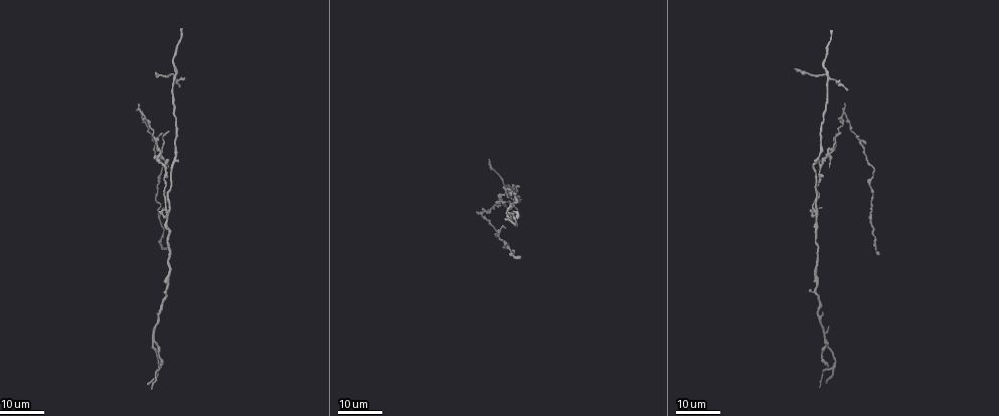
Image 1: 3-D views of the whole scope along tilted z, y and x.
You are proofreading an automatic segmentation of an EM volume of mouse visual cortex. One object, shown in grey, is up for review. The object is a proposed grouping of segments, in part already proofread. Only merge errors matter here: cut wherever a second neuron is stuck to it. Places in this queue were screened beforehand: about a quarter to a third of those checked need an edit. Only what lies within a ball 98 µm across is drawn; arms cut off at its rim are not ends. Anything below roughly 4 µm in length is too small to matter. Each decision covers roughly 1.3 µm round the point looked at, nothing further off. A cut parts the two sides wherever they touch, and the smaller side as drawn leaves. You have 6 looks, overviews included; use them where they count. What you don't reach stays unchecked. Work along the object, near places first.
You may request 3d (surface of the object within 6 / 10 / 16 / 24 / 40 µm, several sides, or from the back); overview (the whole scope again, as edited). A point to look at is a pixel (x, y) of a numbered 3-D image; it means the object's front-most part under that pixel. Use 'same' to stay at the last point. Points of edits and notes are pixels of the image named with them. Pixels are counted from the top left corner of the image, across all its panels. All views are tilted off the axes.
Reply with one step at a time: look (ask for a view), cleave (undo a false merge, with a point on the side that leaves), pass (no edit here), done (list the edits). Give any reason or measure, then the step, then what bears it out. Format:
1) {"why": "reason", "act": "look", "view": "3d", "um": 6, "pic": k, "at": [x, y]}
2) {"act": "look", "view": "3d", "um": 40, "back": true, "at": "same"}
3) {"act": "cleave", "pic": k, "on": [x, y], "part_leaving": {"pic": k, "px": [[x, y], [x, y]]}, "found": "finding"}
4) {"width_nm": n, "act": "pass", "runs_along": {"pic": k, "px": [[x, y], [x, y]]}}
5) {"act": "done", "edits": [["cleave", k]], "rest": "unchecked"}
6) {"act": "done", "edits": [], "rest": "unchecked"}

{"why": "four or more arms meet", "act": "look", "view": "3d", "um": 16, "pic": 1, "at": [828, 75]}

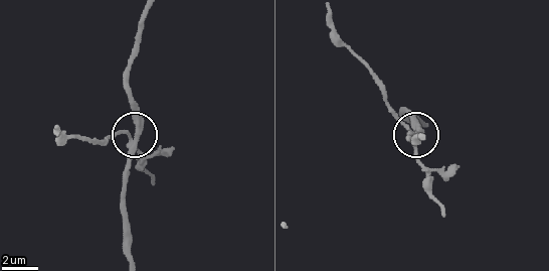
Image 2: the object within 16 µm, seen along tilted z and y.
{"act": "look", "view": "3d", "um": 6, "pic": 2, "at": [134, 135]}

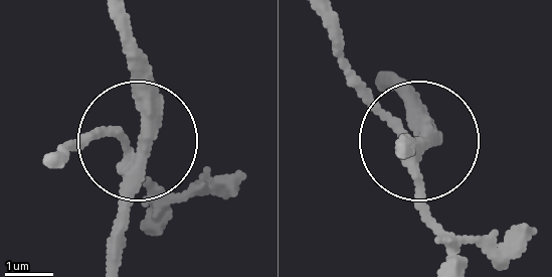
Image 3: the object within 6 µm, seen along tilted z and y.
{"width_nm": 310, "act": "cleave", "pic": 3, "on": [434, 226], "part_leaving": {"pic": 3, "px": [[128, 159], [103, 131], [64, 151]]}, "found": "two neurons meet here"}

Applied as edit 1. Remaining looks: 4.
{"act": "look", "view": "overview"}

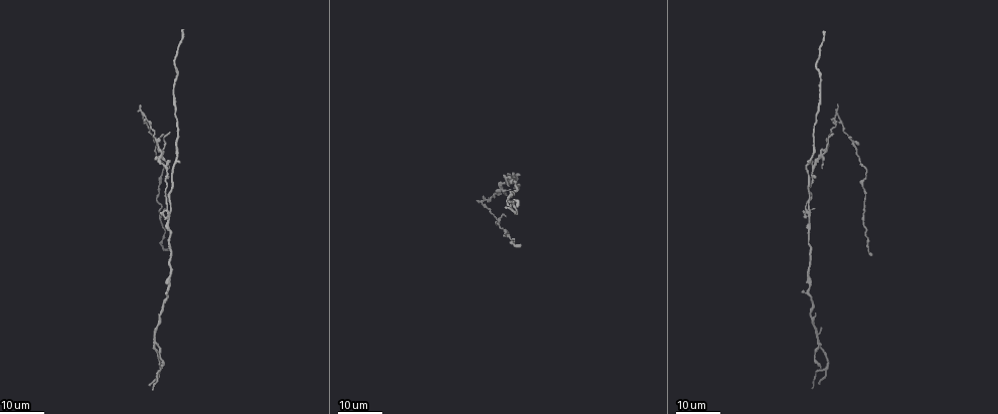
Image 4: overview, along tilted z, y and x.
{"why": "three arms meet", "act": "look", "view": "3d", "um": 16, "pic": 4, "at": [825, 369]}

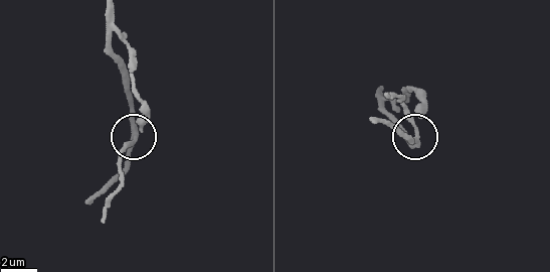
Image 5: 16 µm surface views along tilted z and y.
{"act": "look", "view": "3d", "um": 6, "pic": 5, "at": [415, 135]}

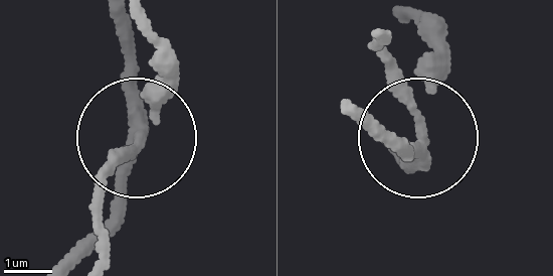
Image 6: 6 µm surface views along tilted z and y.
{"act": "look", "view": "3d", "um": 6, "back": true, "pic": 6, "at": [138, 138]}

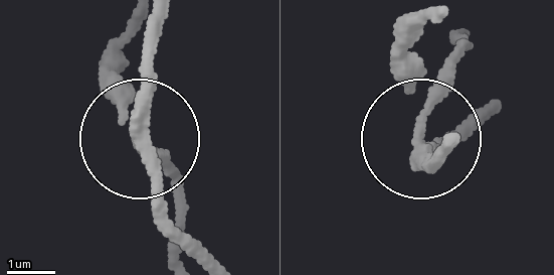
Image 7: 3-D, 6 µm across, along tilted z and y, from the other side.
{"side_arm_um": 5, "arms": 3, "act": "cleave", "pic": 7, "on": [446, 83], "found": "two neurons meet here"}

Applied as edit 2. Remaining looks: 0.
{"act": "done", "edits": [["cleave", 3], ["cleave", 7]], "rest": "unchecked"}

